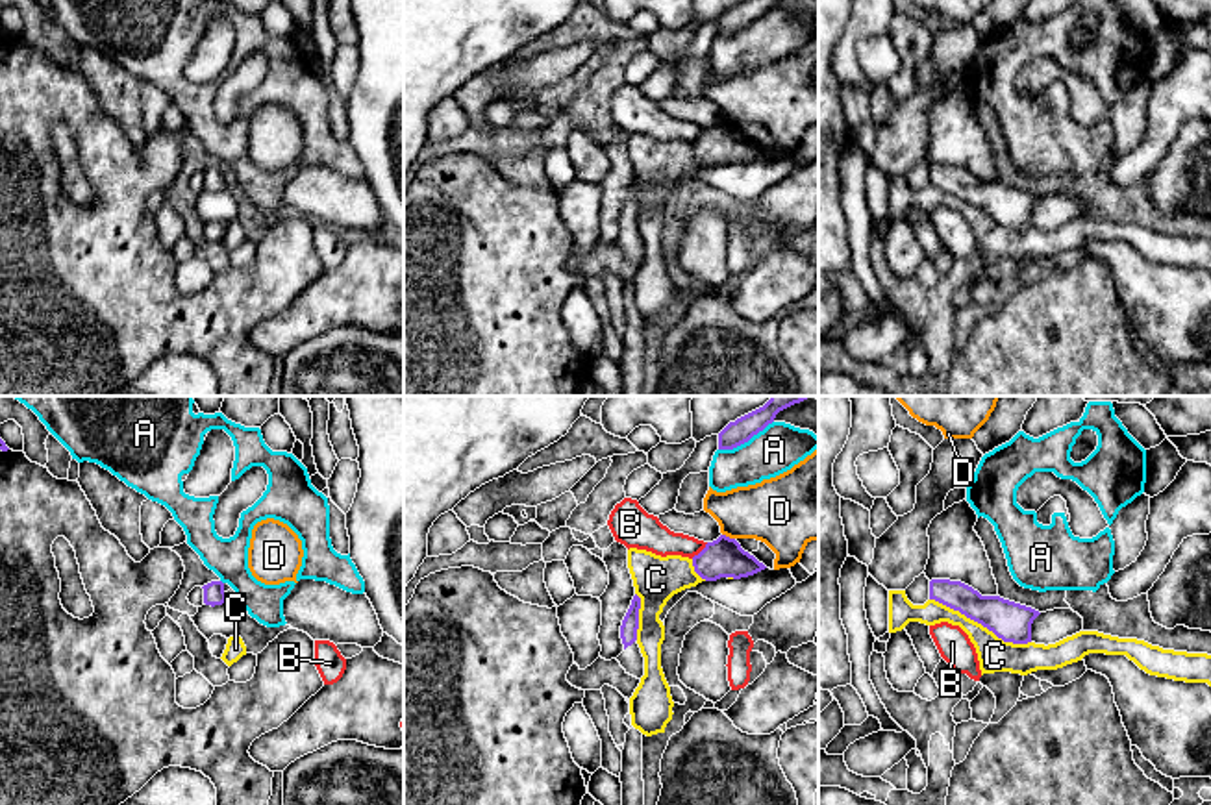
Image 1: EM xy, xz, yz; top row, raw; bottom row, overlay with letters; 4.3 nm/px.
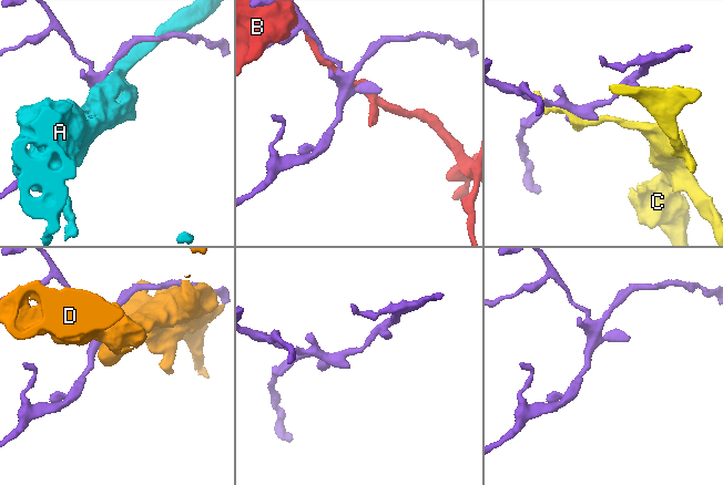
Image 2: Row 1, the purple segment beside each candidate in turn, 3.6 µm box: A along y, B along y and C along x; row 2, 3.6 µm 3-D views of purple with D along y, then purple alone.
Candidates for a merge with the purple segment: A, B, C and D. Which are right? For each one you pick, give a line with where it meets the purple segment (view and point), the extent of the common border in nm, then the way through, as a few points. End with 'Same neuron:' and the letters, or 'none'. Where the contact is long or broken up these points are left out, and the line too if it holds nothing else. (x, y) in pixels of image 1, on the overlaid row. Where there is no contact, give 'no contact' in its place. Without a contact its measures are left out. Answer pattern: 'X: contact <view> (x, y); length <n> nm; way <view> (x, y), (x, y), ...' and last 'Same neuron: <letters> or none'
Same neuron: none

